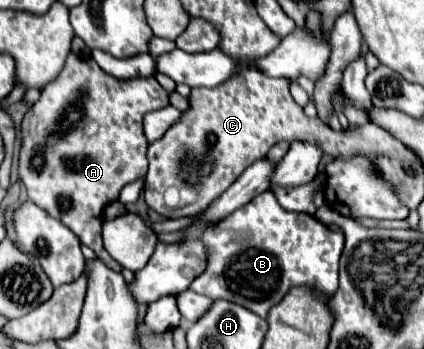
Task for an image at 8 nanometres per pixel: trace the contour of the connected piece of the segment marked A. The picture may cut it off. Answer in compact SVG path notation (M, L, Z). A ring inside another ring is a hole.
M70 51L58 79L46 85L40 99L22 119L18 173L26 185L28 199L62 221L116 271L120 271L120 265L102 245L102 209L118 199L126 183L146 177L148 143L142 131L142 117L166 105L168 91L154 77L116 79L102 71L92 57L80 57ZM92 123L96 123L96 131L88 133Z

